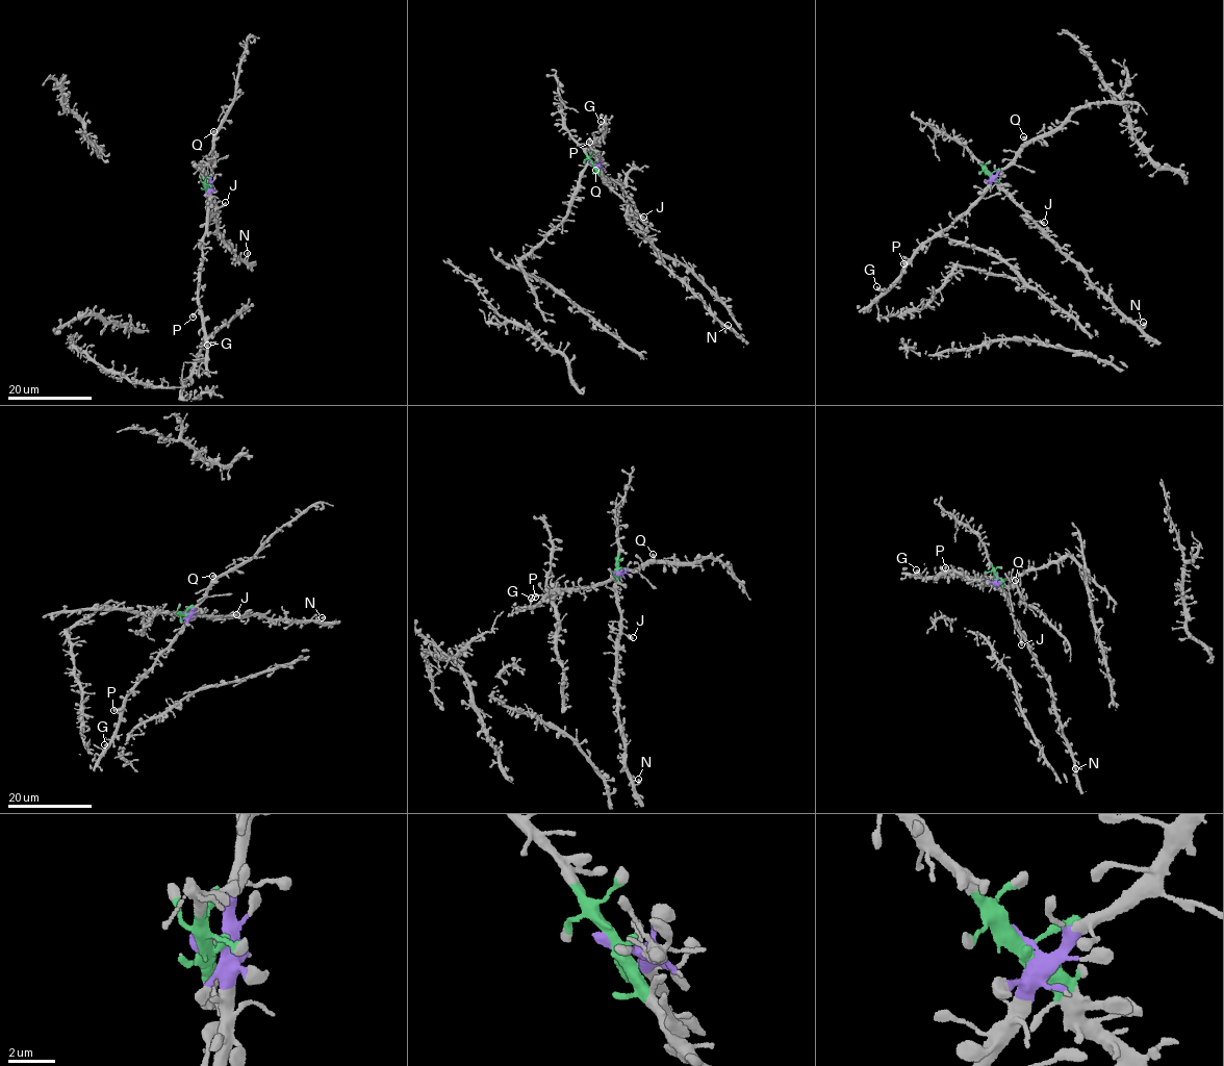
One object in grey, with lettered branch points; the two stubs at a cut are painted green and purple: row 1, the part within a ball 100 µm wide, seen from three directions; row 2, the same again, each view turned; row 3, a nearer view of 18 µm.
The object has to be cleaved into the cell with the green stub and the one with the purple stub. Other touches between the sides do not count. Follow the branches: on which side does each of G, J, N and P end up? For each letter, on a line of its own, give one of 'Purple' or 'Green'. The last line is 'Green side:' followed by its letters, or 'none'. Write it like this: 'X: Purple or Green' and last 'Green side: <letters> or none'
G: Purple
J: Green
N: Green
P: Purple
Green side: J, N

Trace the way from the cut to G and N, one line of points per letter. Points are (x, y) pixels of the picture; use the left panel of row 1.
G: (206, 185), (209, 201), (198, 295), (207, 345)
N: (206, 185), (205, 196), (214, 204), (212, 218), (217, 227), (214, 232), (233, 255), (246, 260), (247, 253)

